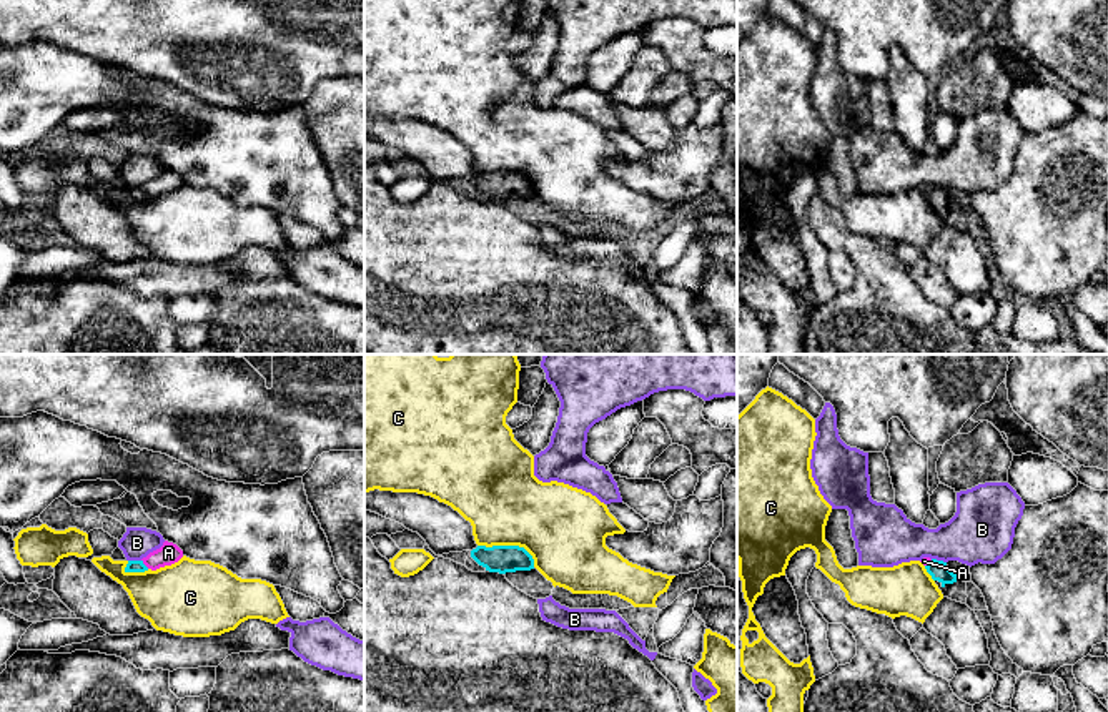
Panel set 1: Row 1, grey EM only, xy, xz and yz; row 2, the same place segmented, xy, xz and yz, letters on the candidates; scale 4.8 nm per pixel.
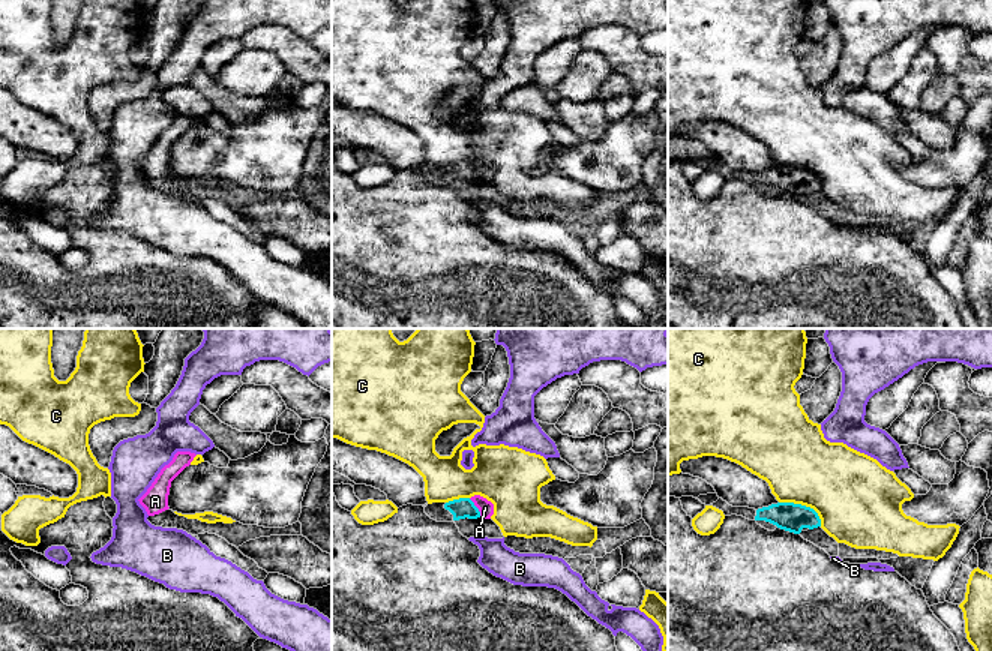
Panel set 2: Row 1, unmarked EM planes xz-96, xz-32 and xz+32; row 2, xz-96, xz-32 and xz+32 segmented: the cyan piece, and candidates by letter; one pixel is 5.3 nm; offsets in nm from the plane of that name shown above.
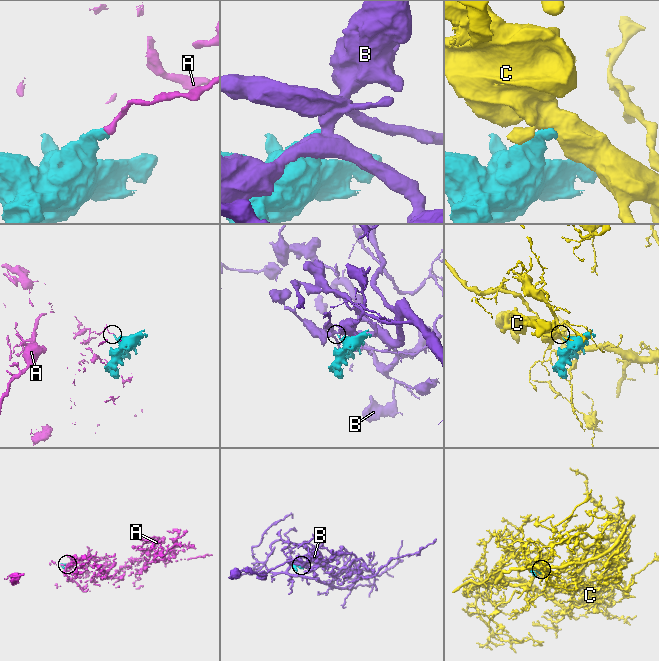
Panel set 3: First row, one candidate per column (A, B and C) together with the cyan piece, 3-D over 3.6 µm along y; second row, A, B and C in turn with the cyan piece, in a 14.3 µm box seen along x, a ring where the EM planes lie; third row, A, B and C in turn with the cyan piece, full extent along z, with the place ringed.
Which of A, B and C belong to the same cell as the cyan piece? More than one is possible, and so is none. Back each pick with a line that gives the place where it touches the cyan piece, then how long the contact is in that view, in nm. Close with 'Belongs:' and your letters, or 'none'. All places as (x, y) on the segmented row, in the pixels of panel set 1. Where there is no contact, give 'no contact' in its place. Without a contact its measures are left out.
Belongs: none

